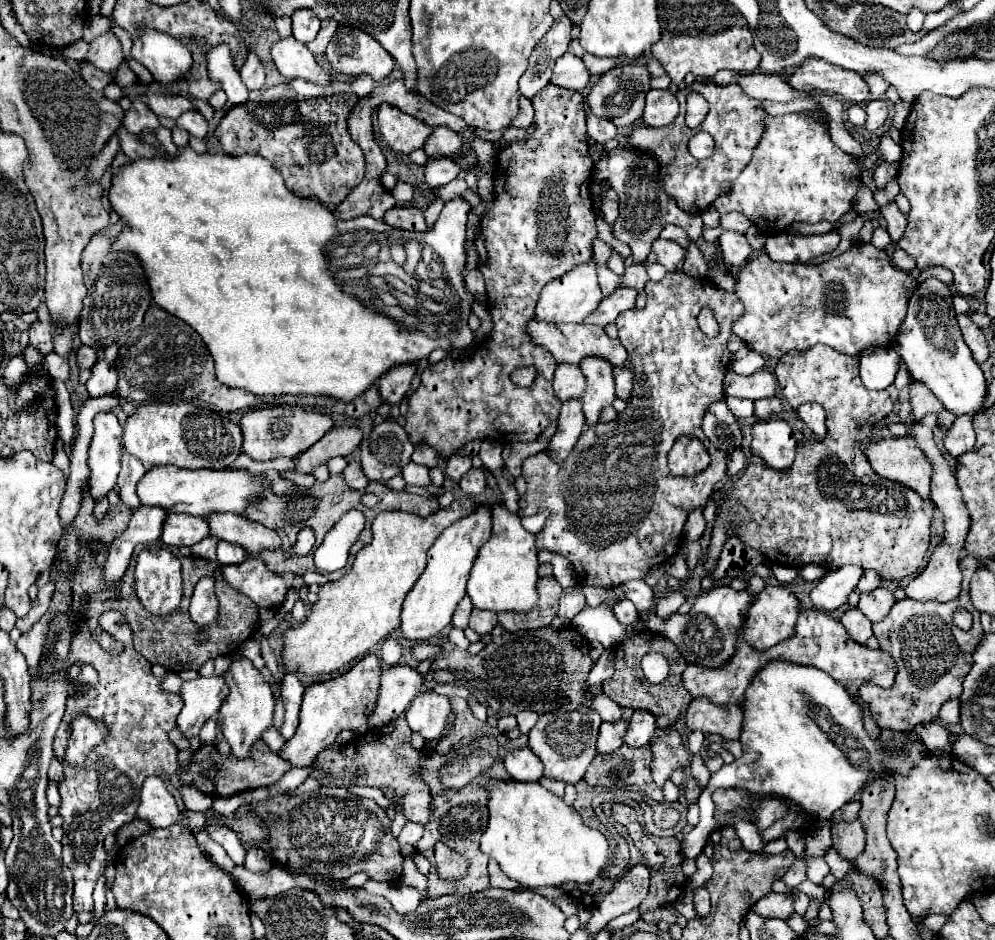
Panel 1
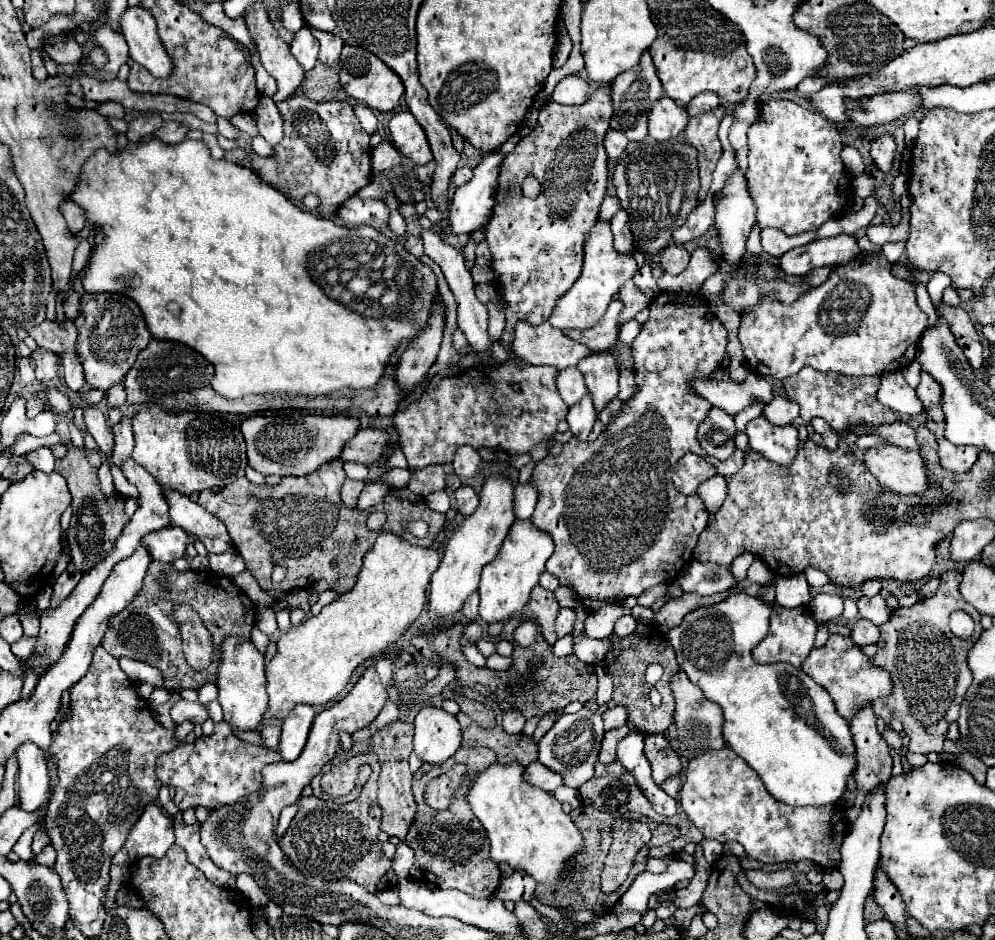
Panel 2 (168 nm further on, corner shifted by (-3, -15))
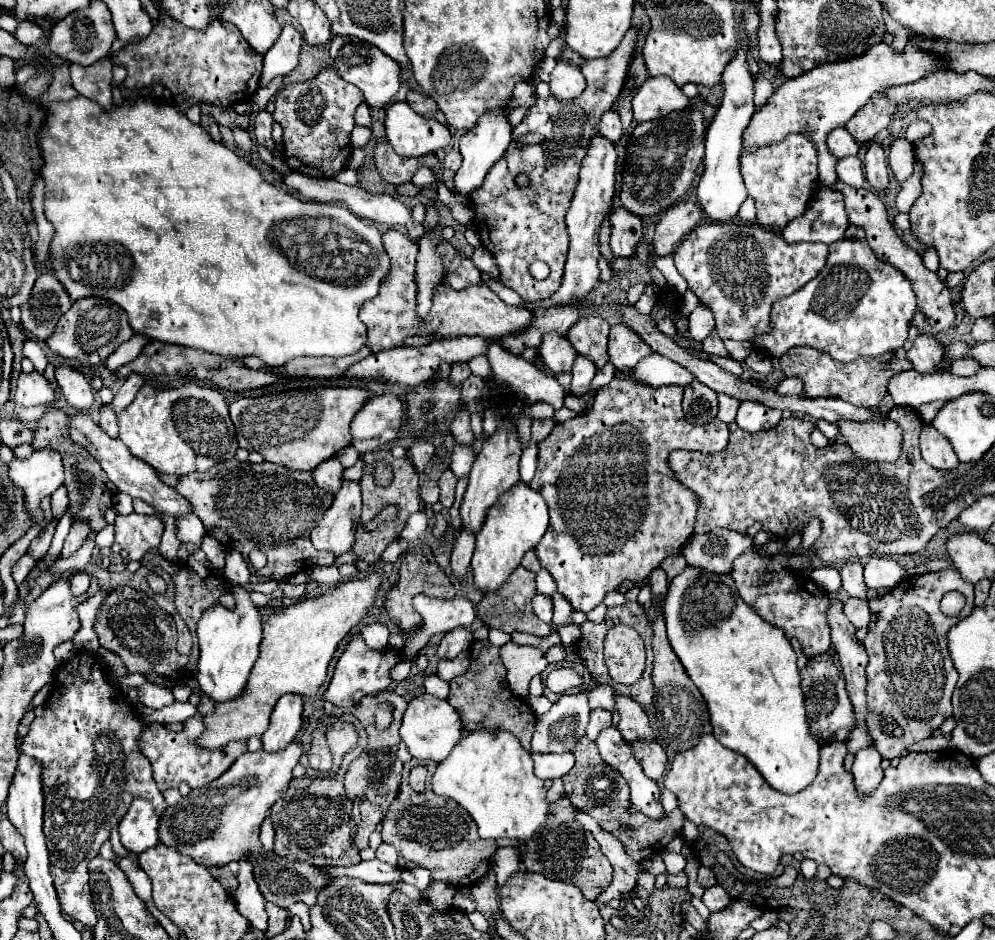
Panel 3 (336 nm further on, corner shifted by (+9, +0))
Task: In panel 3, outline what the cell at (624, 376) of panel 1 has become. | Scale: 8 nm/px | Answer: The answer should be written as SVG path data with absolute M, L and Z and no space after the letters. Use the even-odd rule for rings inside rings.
M615 324L609 332L609 360L617 370L631 370L651 348L627 326Z

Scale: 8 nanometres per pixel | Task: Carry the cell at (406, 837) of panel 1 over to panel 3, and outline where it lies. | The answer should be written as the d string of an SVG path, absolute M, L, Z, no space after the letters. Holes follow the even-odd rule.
M385 842L377 848L377 858L379 858L381 862L387 862L387 864L391 864L391 866L397 866L397 852L395 852L395 848L391 848L391 846L385 844Z

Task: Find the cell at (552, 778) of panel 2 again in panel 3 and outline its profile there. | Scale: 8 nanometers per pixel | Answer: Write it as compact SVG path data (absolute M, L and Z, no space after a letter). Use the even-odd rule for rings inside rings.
M563 752L563 754L533 754L533 762L535 762L537 778L555 780L555 778L563 778L575 766L575 756L571 752Z

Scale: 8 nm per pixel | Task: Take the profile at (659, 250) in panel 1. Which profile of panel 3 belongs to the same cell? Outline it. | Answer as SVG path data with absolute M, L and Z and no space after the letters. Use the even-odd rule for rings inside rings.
M685 198L679 204L667 208L655 226L653 234L655 252L659 256L669 256L681 242L681 238L685 238L687 232L691 232L691 228L695 228L701 222L701 214L703 210L691 198Z

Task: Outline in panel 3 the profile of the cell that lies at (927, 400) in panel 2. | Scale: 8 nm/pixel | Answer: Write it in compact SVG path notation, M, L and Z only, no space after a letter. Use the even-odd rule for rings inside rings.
M919 334L913 346L907 350L907 358L917 372L935 372L935 364L943 358L945 346L933 334Z

